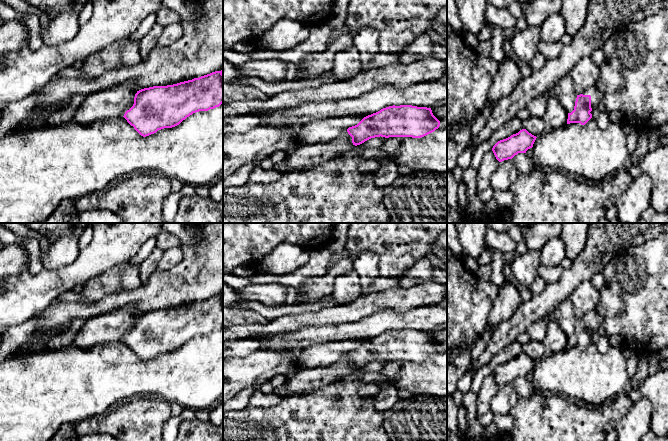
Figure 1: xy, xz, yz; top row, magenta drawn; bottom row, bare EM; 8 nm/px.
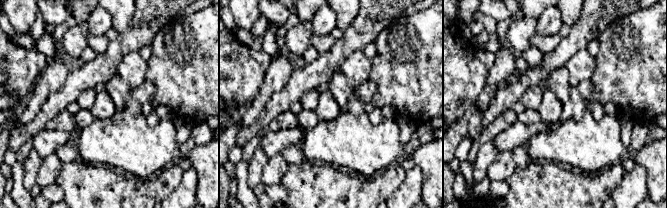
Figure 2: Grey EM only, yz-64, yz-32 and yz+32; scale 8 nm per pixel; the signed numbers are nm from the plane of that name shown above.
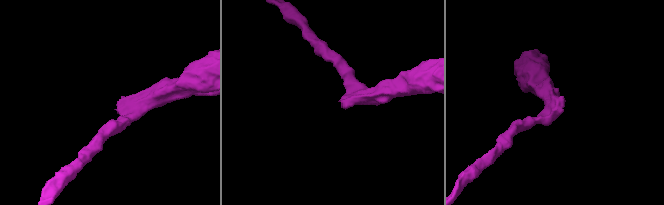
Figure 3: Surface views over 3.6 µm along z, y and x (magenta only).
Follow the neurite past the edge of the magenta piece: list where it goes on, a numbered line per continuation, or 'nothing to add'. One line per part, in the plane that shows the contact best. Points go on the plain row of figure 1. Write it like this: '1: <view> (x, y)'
1: yz (595, 318)

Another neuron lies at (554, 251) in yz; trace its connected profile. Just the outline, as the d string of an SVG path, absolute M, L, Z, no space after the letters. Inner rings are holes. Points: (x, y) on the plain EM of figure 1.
M559 237L550 238L540 250L540 264L546 267L555 267L567 256L567 248Z

